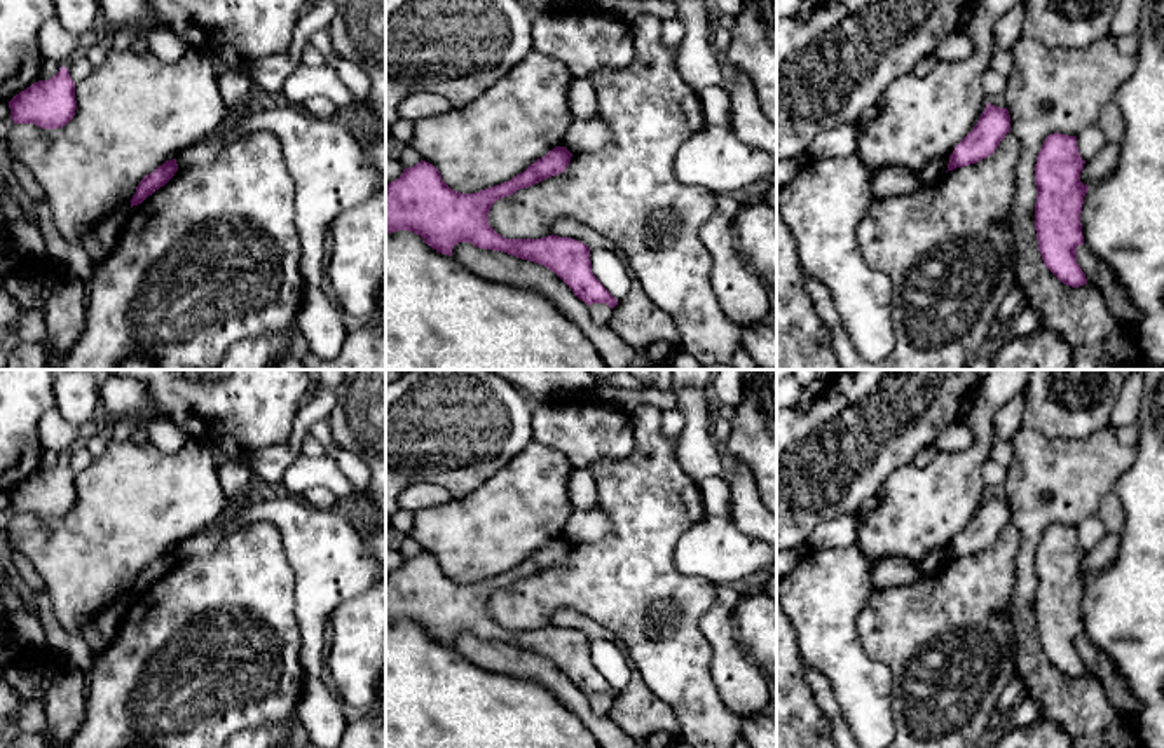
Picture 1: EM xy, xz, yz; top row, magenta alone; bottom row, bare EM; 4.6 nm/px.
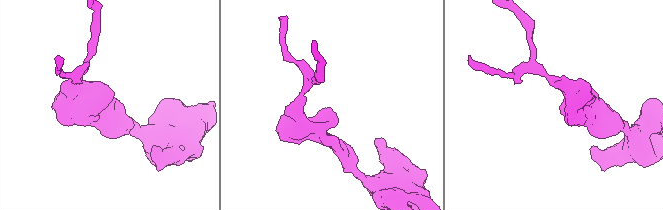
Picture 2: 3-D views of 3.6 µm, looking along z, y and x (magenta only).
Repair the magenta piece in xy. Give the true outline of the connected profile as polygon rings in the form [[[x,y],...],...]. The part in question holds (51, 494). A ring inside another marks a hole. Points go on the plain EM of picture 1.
[[[68,459],[49,471],[38,471],[16,485],[9,492],[14,514],[35,514],[42,520],[58,520],[66,516],[77,500],[75,473]]]

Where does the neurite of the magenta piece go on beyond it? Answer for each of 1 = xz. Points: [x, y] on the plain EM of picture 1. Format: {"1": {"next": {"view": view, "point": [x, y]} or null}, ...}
{"1": {"next": null}}

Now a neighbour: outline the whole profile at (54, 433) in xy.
[[[58,408],[49,410],[38,422],[38,439],[44,450],[51,450],[61,457],[72,452],[79,441],[79,427],[68,424]]]

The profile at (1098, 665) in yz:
[[[1084,635],[1077,636],[1077,654],[1085,664],[1087,675],[1096,677],[1103,683],[1112,706],[1122,717],[1136,720],[1141,703],[1133,696],[1110,657]]]

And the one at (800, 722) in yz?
[[[777,582],[777,748],[838,748],[832,731],[831,731],[829,718],[822,713],[818,699],[806,680],[805,661],[798,650],[798,640],[792,633],[791,621],[785,617],[785,614],[780,607],[780,602],[778,602],[778,582]]]

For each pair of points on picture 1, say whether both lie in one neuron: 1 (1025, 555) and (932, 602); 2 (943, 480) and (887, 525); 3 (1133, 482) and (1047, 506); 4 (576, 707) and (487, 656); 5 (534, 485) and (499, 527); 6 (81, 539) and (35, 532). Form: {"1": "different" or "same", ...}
{"1": "different", "2": "same", "3": "different", "4": "same", "5": "same", "6": "same"}

